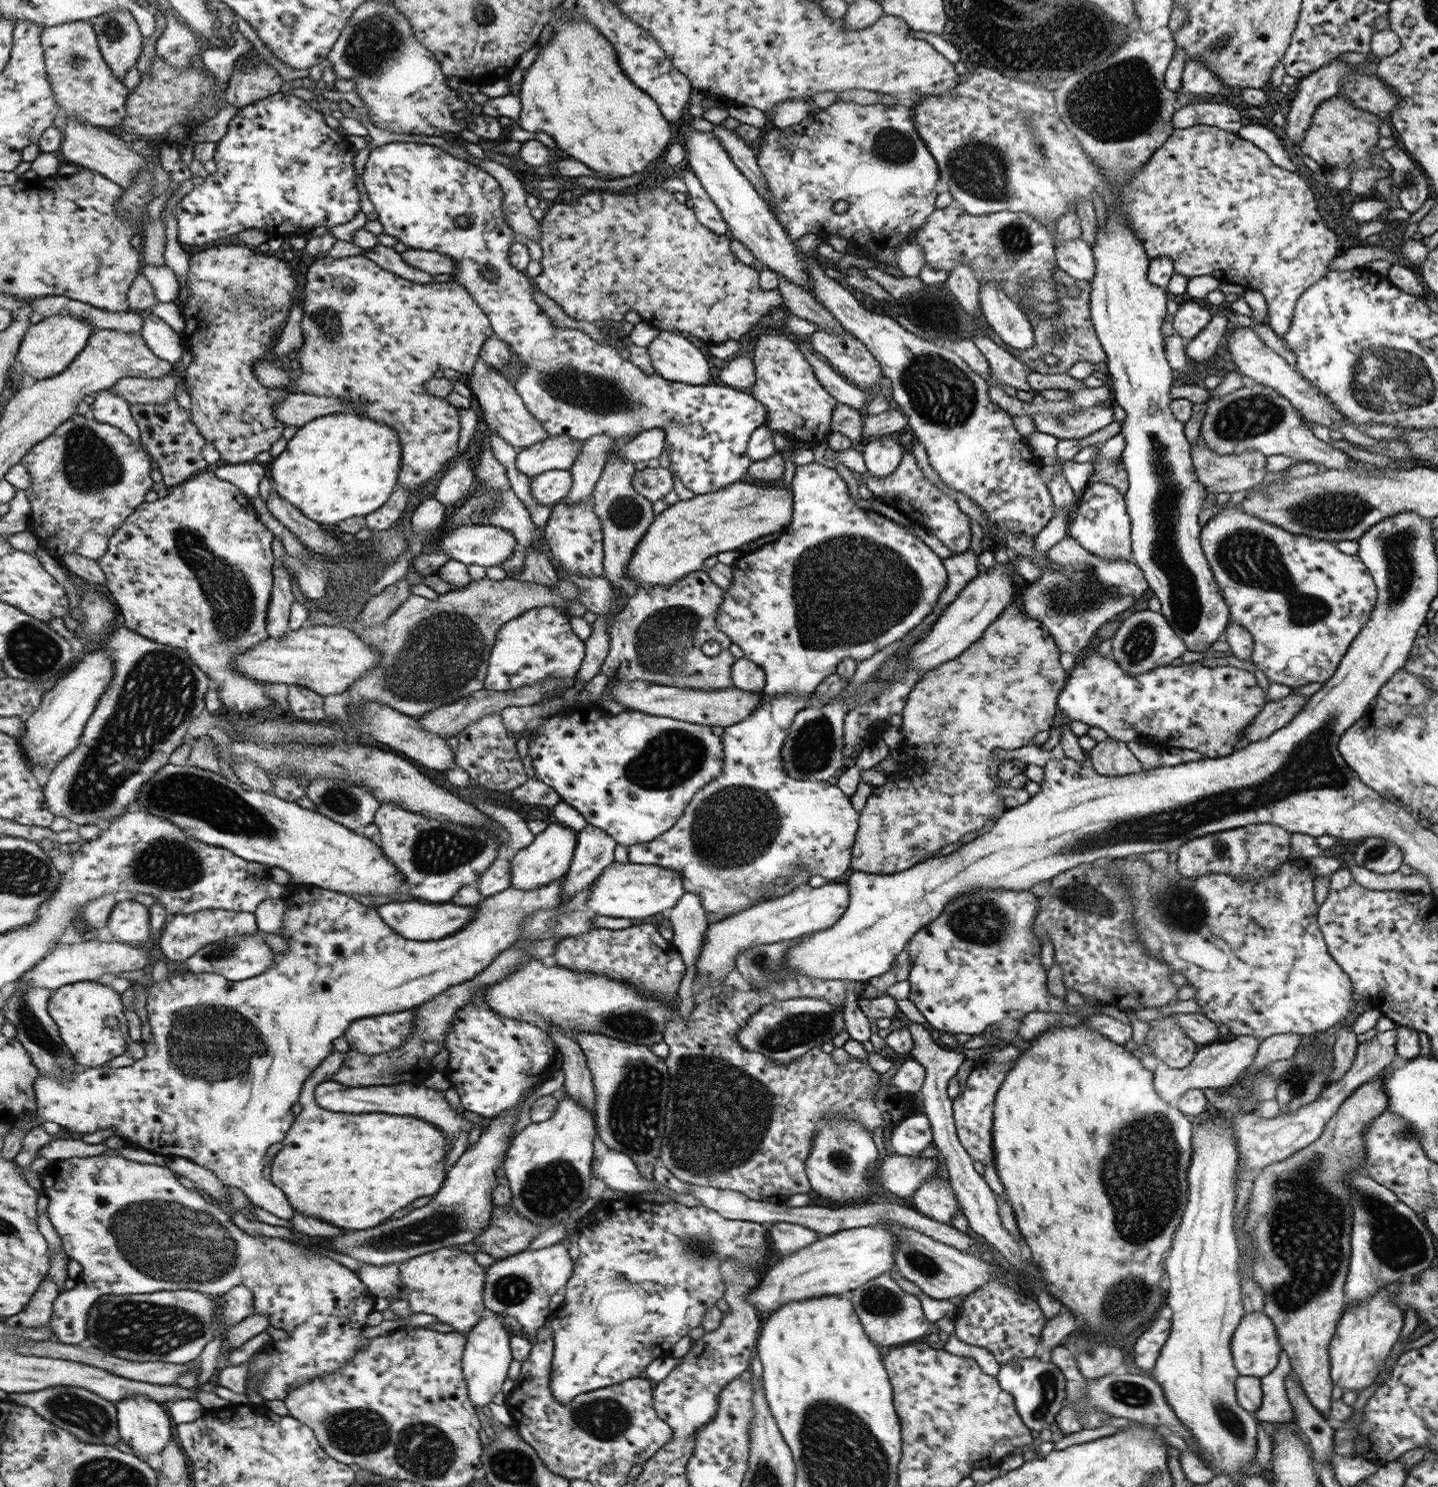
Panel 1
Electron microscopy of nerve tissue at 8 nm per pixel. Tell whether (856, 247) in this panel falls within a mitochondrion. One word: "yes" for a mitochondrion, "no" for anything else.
no

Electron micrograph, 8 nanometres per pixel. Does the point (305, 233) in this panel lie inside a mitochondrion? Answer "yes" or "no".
no

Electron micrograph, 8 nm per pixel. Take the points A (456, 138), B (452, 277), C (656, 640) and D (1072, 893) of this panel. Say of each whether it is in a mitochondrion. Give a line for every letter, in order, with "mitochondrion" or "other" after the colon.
A: other
B: other
C: mitochondrion
D: mitochondrion

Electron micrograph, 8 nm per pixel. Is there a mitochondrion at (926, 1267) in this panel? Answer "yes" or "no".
yes

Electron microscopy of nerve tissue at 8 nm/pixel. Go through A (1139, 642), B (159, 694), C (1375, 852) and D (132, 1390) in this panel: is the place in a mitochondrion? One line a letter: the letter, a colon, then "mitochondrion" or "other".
A: mitochondrion
B: mitochondrion
C: mitochondrion
D: other

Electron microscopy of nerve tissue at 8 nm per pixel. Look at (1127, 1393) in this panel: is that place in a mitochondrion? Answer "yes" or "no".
yes

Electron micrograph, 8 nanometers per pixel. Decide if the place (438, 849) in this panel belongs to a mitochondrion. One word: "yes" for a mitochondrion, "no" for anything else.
yes

